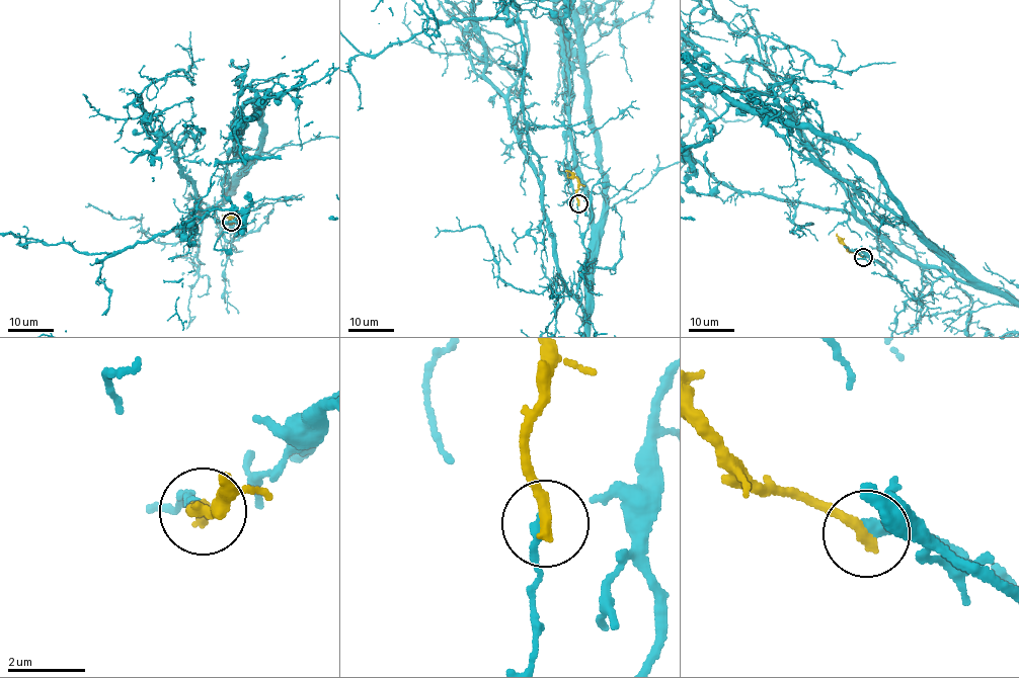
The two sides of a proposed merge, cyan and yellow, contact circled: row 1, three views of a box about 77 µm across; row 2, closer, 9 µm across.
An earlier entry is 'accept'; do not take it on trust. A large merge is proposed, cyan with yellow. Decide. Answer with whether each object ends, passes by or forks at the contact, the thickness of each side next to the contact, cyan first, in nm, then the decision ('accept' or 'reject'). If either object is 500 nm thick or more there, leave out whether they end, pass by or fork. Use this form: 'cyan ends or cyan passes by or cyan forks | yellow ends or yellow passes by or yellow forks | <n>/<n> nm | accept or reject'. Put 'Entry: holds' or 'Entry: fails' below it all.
cyan ends | yellow ends | 260/320 nm | reject
Entry: fails

